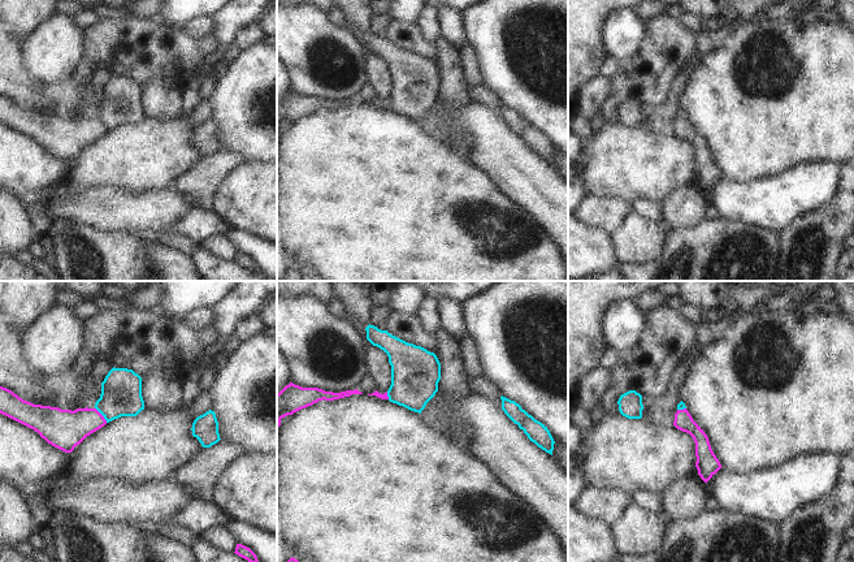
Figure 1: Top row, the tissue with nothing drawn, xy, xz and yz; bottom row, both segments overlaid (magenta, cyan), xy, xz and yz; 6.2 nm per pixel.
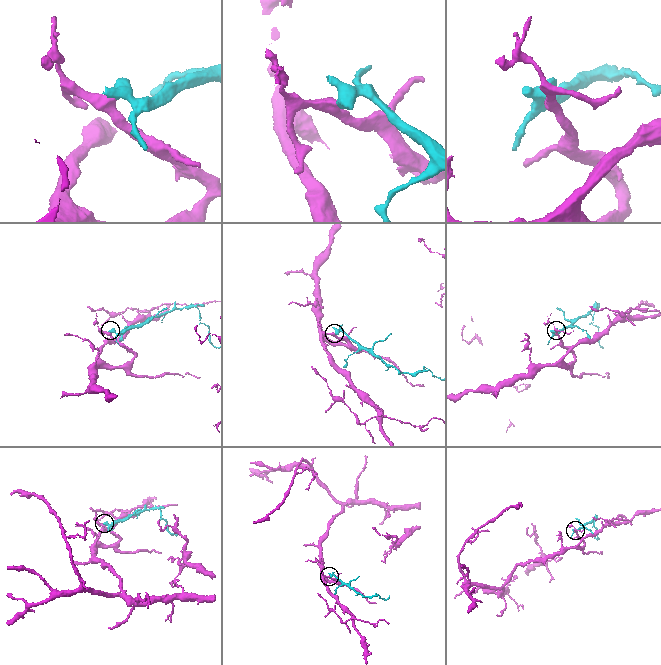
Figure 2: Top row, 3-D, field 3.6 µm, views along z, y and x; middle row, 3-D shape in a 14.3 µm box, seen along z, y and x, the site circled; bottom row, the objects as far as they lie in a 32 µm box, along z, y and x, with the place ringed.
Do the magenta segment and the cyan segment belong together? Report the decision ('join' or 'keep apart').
keep apart

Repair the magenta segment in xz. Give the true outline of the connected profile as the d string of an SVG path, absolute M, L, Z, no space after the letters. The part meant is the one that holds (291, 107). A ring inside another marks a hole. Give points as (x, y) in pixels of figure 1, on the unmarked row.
M290 91L277 103L277 138L281 134L281 127L292 124L294 121L312 114L318 109L334 109L352 103L363 103L357 98L341 101L325 100L318 96L302 96Z

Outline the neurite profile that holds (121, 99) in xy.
M113 75L101 91L95 117L107 131L121 125L136 125L144 118L142 86L133 78Z

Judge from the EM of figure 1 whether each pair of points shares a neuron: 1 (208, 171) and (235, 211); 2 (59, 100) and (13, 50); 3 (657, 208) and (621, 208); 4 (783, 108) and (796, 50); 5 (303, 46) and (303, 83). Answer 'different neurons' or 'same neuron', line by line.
1: different neurons
2: same neuron
3: different neurons
4: same neuron
5: same neuron

